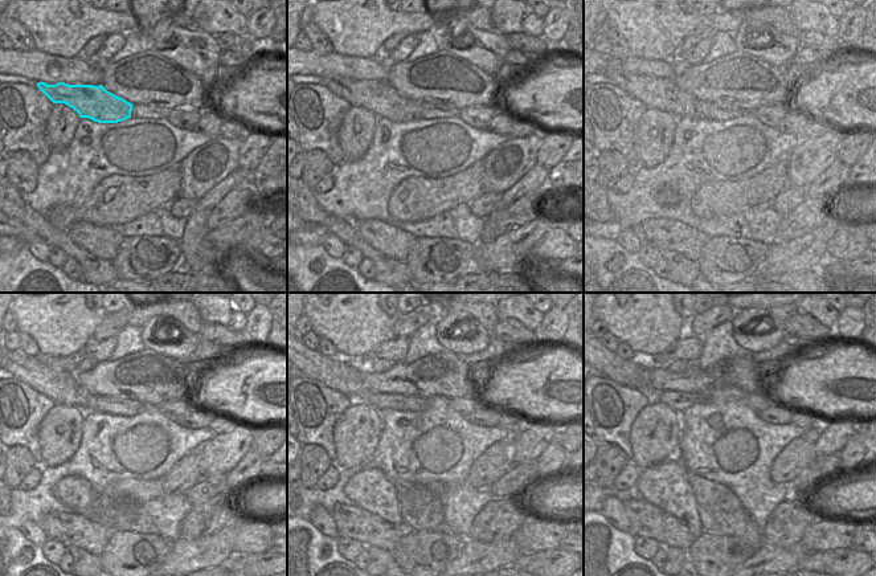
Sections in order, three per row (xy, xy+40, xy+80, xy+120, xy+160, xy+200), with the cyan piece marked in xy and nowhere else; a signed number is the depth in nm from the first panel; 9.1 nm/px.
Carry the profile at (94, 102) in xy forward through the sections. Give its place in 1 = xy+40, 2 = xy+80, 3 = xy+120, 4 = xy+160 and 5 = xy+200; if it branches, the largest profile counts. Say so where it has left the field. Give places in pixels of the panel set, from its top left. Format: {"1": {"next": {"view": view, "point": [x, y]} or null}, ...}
{"1": {"next": {"view": "xy+40", "point": [379, 97]}}, "2": {"next": {"view": "xy+80", "point": [655, 92]}}, "3": {"next": {"view": "xy+120", "point": [62, 387]}}, "4": {"next": {"view": "xy+160", "point": [346, 376]}}, "5": {"next": {"view": "xy+200", "point": [634, 374]}}}

